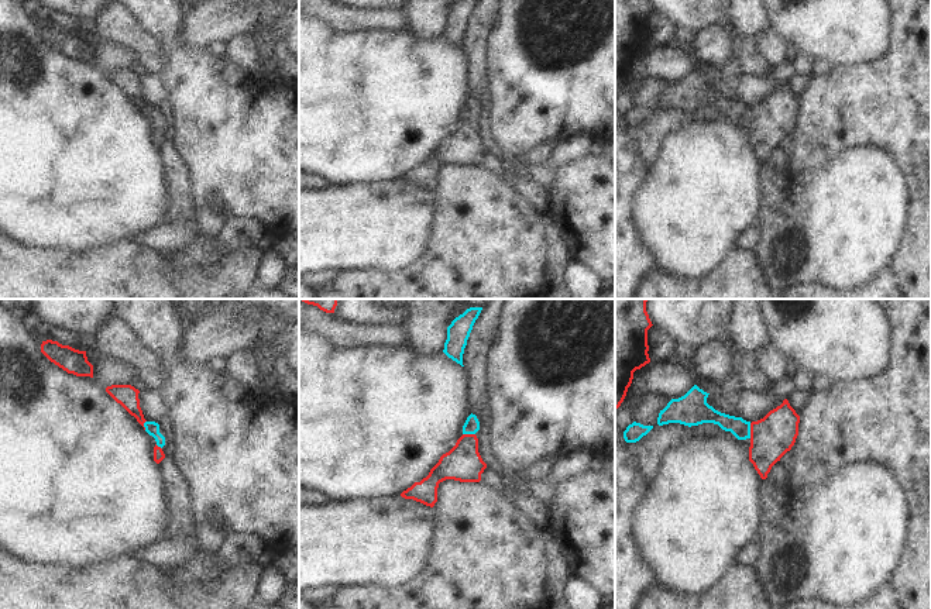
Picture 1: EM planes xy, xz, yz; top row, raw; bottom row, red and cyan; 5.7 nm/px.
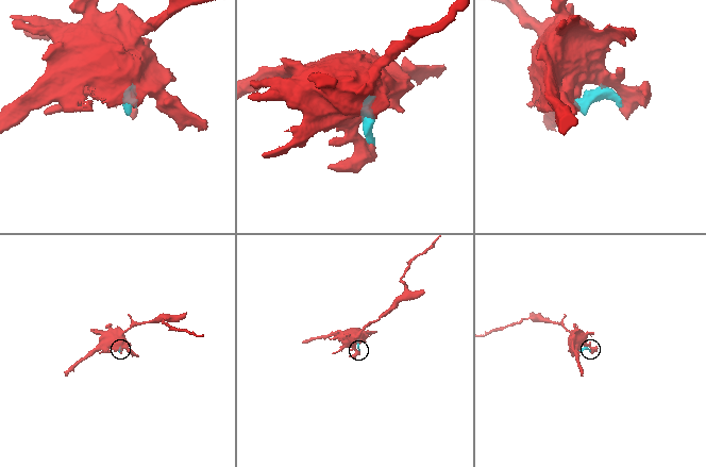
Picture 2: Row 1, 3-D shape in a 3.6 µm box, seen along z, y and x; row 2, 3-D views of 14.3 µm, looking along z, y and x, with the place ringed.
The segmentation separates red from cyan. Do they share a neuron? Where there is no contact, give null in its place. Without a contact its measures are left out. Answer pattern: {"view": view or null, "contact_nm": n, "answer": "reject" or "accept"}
{"view": "yz", "contact_nm": 90, "answer": "accept"}

